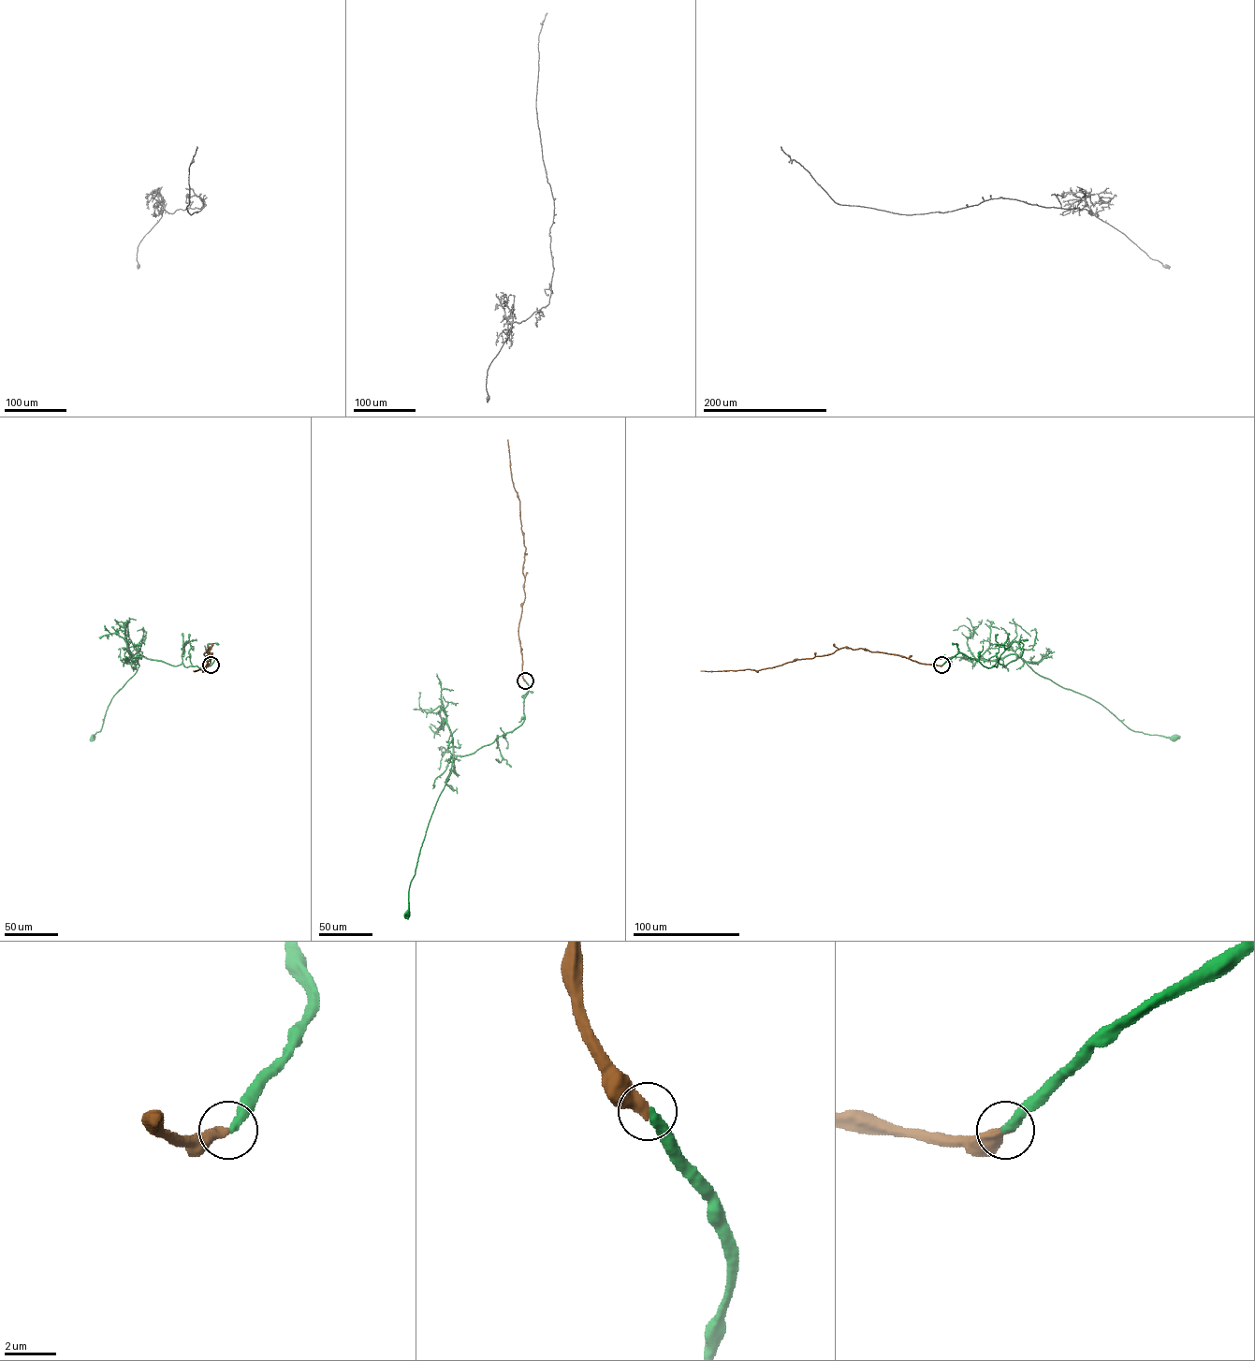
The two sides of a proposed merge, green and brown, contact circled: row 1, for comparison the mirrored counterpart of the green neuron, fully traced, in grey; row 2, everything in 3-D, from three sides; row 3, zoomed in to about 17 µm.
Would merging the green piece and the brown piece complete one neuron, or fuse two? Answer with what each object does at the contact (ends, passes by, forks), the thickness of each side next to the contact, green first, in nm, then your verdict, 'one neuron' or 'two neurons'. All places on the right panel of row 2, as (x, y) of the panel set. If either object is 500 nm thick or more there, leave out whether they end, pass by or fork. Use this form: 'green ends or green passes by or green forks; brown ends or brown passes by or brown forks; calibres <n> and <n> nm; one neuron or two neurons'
green ends; brown ends; calibres 360 and 420 nm; one neuron

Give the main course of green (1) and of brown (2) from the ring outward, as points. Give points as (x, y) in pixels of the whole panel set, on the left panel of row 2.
1: (211, 665), (211, 653), (210, 665), (201, 667), (139, 655), (136, 672), (114, 695), (93, 738)
2: (211, 665), (204, 655), (210, 647), (211, 658), (205, 668), (193, 671)

